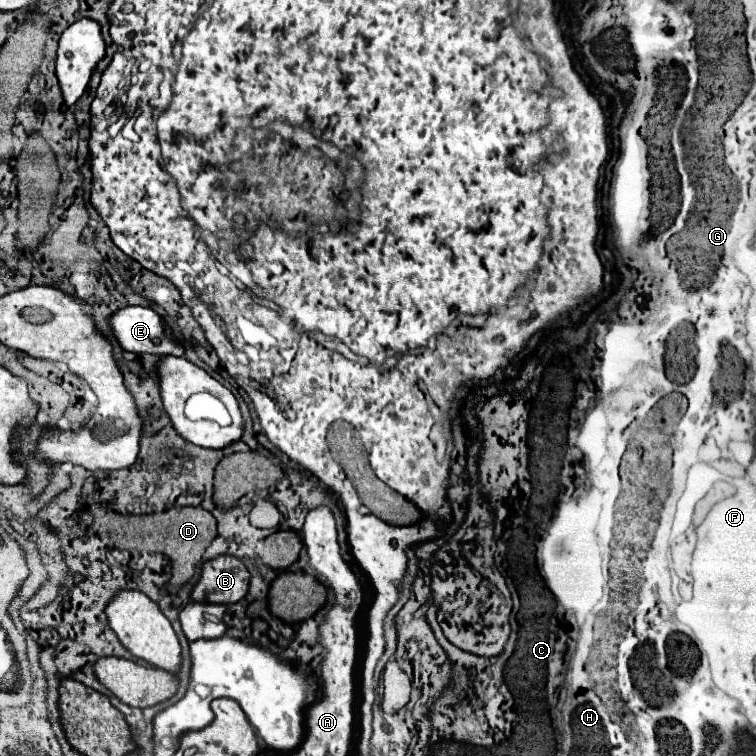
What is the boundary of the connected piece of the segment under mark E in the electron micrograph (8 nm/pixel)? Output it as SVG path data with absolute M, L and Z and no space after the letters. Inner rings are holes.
M126 306L110 314L108 324L122 350L136 354L182 356L184 348L174 340L162 318L144 306Z

